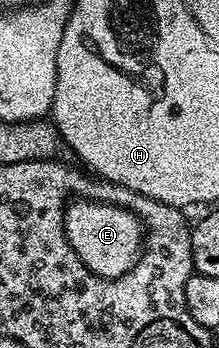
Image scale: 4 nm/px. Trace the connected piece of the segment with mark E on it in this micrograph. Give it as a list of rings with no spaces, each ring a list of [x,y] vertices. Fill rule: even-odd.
[[[92,198],[75,201],[64,211],[64,226],[70,246],[82,263],[102,278],[120,278],[131,271],[139,262],[145,241],[145,227],[138,215],[122,206],[96,202]]]

